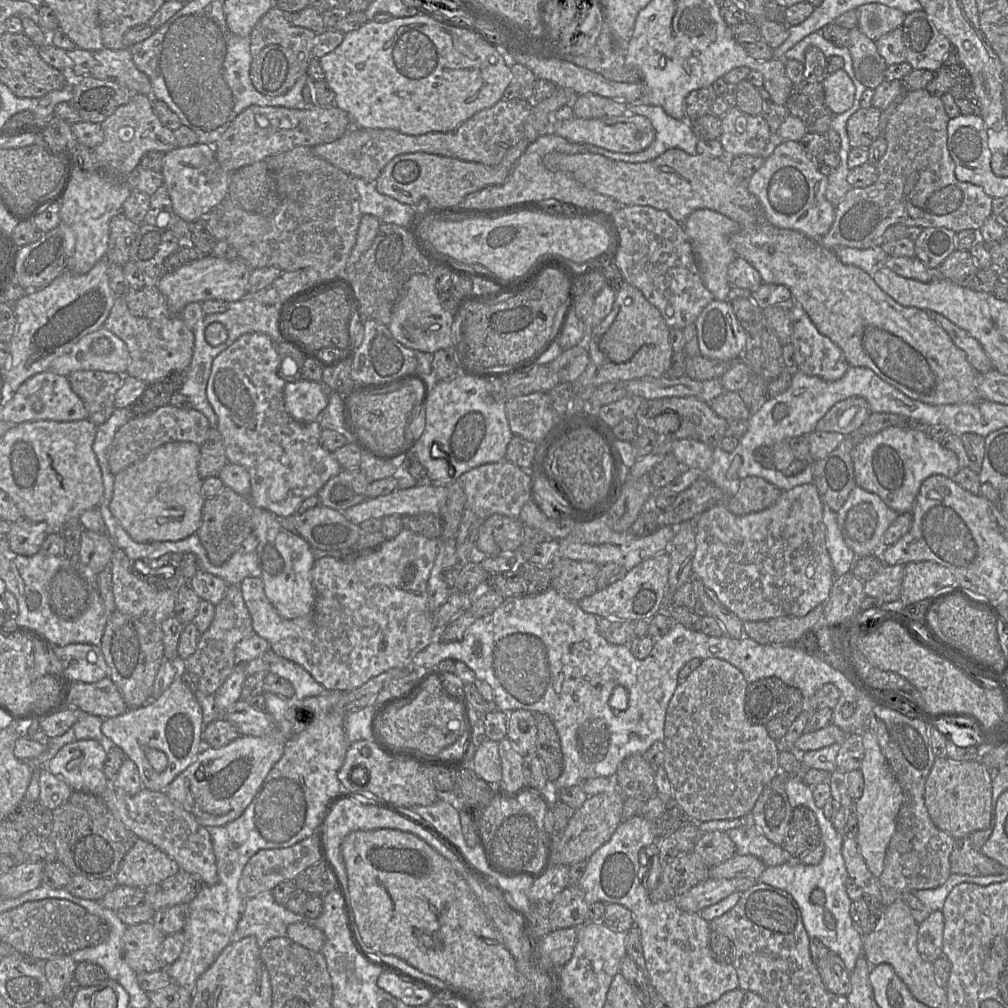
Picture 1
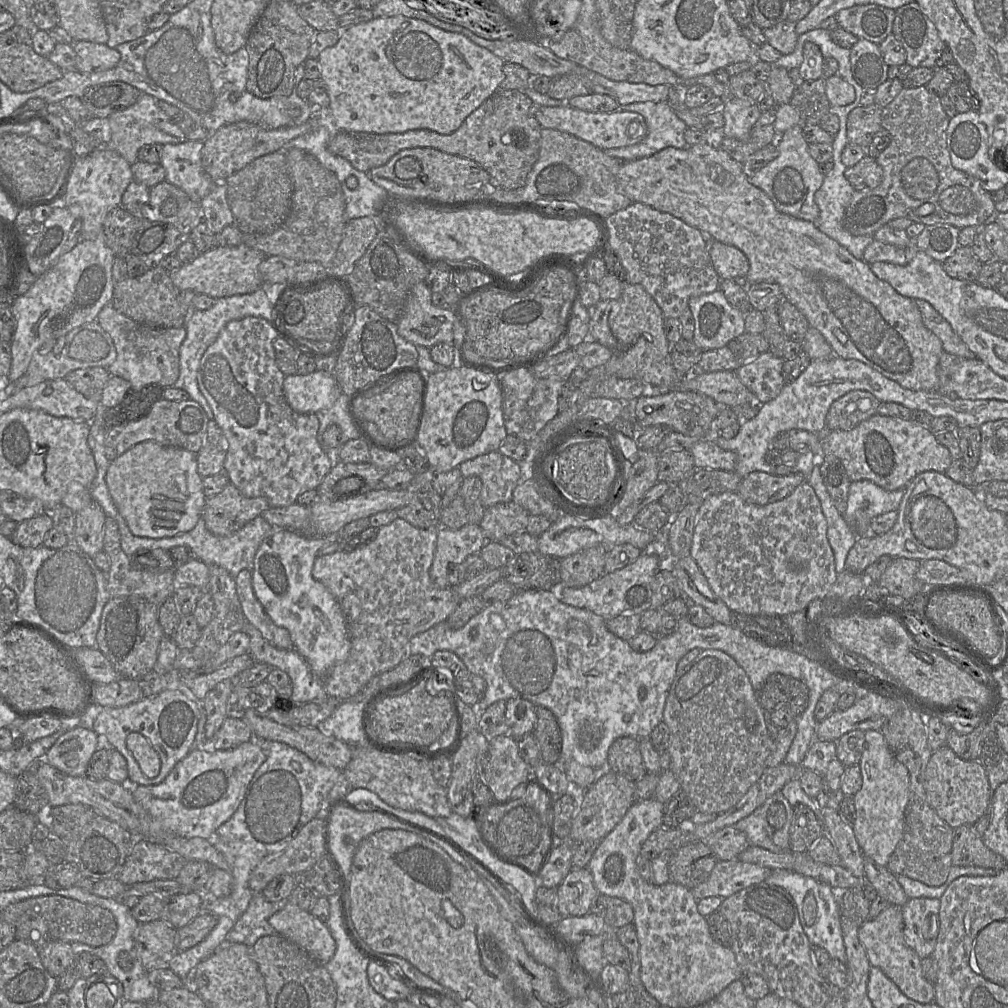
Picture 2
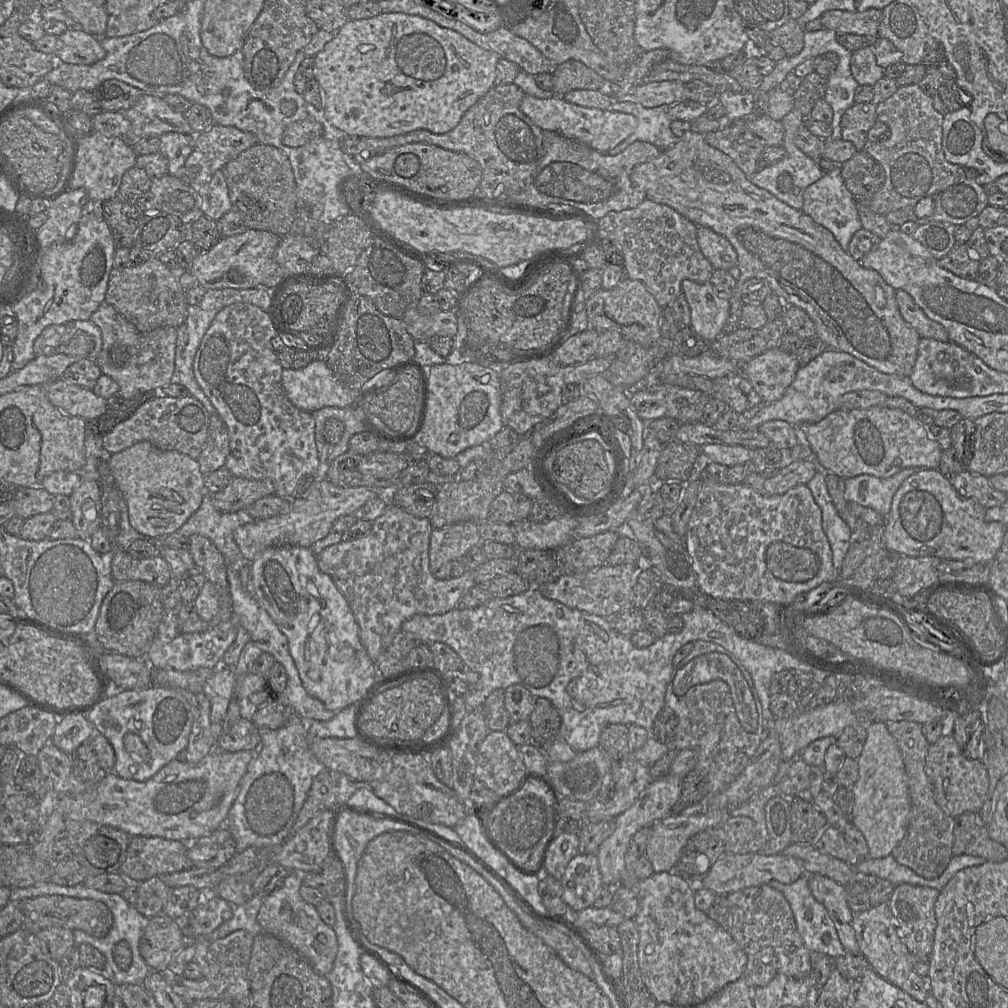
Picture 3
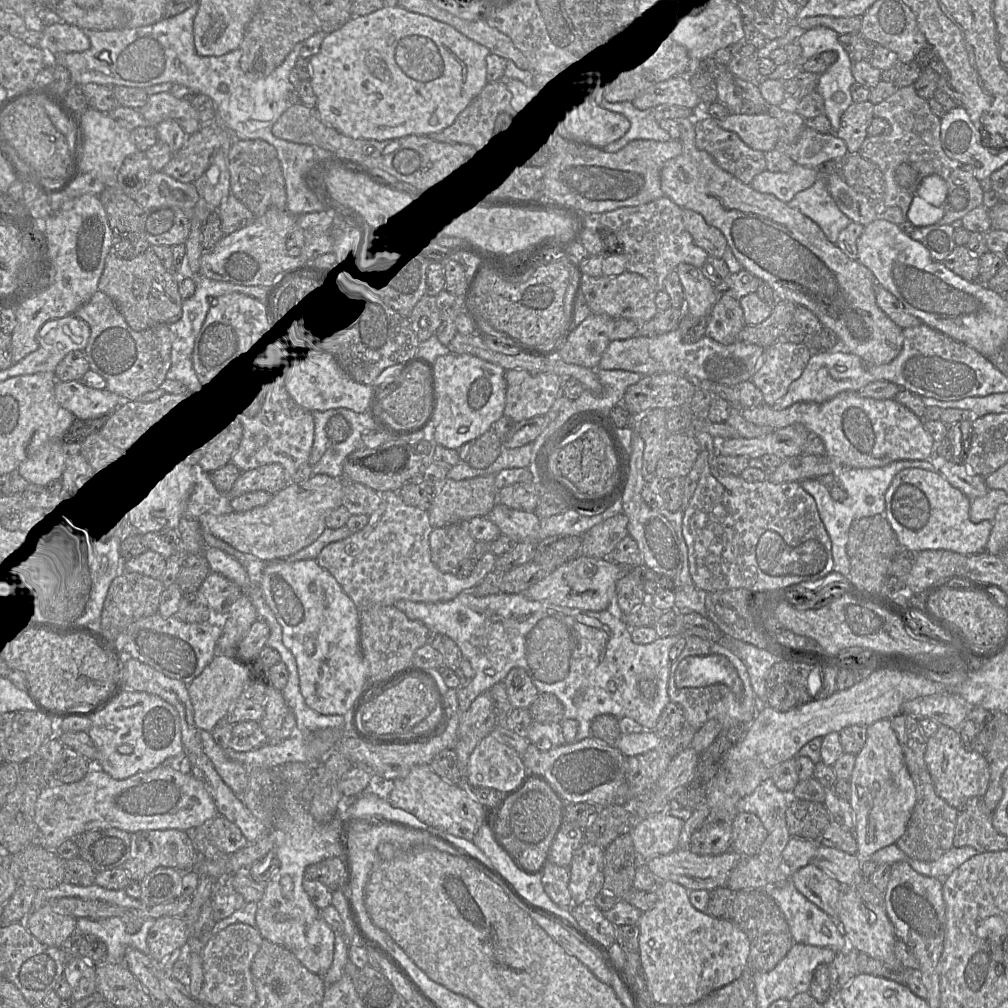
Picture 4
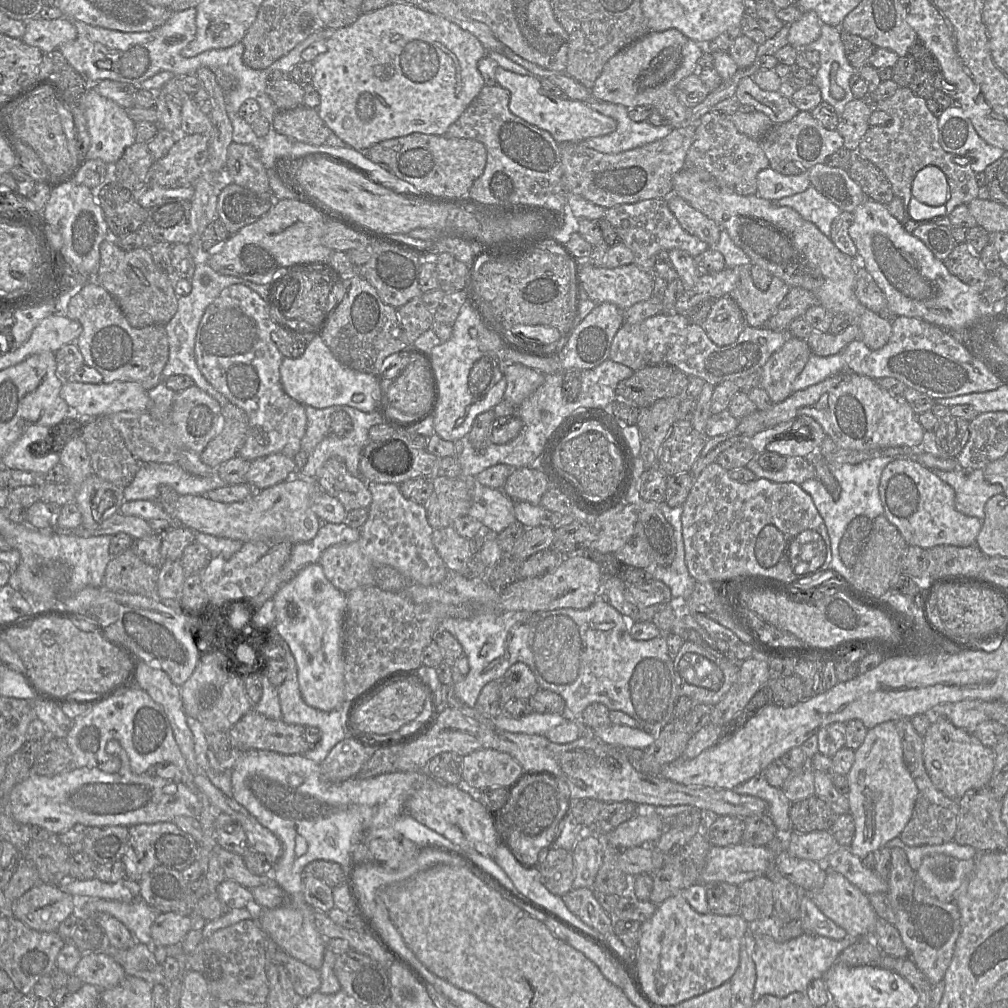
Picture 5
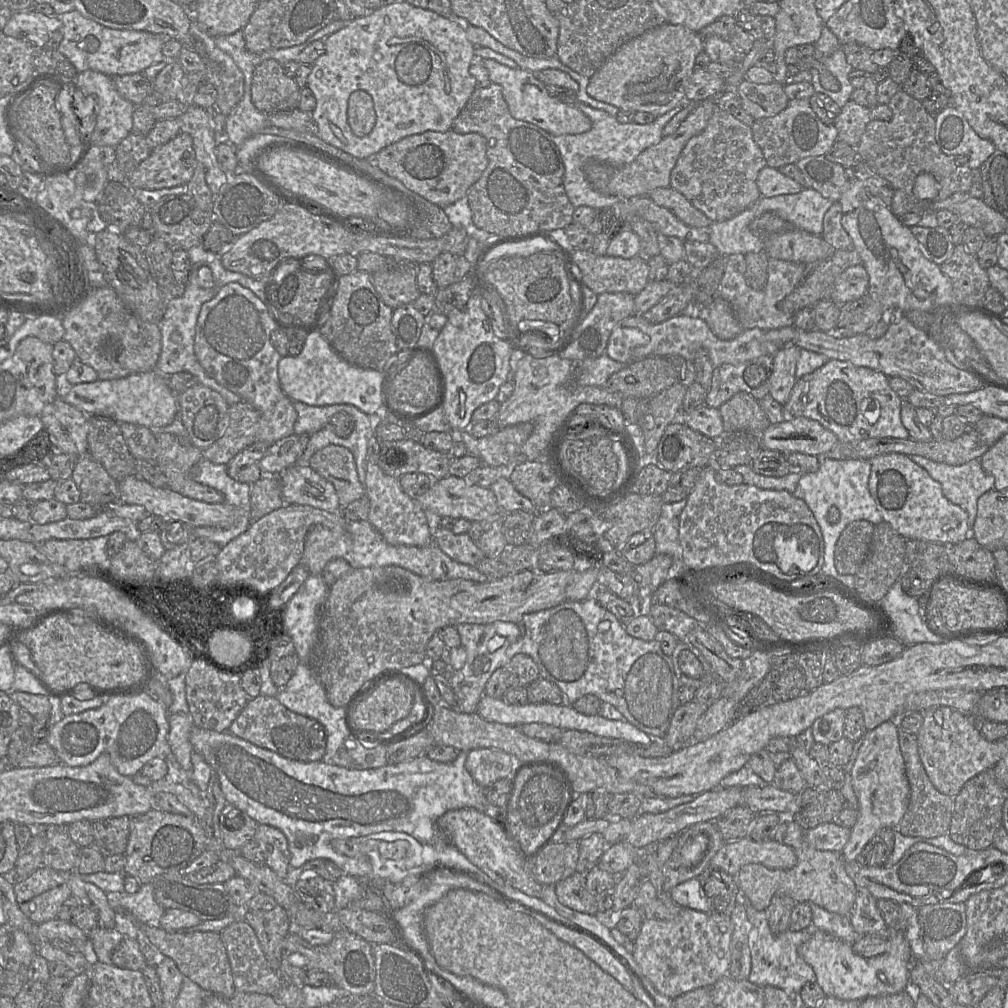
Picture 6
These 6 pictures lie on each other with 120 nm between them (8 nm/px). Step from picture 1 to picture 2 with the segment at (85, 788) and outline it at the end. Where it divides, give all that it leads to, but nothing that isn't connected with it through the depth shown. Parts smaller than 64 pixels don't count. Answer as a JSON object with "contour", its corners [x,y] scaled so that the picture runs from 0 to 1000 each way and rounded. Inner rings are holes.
{"contour":[[[65,717],[68,723],[47,745],[44,755],[73,771],[85,770],[86,760],[97,744],[96,727]]]}

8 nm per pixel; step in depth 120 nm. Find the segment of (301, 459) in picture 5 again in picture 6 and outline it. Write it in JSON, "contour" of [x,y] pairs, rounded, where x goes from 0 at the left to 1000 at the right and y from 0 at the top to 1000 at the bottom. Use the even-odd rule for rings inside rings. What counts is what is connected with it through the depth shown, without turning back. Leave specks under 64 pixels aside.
{"contour":[[[291,398],[291,404],[295,410],[295,417],[292,421],[292,430],[295,432],[310,431],[317,428],[334,409],[343,409],[339,401],[324,403],[308,403],[297,398]]]}

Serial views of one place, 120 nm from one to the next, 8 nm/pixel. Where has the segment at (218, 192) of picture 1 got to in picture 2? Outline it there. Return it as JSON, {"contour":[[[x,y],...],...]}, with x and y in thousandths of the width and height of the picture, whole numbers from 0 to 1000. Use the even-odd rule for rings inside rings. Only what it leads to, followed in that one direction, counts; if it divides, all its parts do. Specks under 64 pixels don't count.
{"contour":[[[191,139],[163,143],[159,156],[164,168],[164,179],[197,201],[214,183],[200,164],[201,145],[202,140]]]}

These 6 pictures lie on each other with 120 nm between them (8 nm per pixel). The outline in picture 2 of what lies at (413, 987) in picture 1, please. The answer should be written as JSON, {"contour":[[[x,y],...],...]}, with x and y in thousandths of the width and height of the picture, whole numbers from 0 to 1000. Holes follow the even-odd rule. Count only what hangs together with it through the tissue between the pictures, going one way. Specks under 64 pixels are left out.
{"contour":[[[367,954],[364,960],[365,972],[370,981],[389,994],[404,992],[411,979],[404,973],[389,968],[394,964],[396,963],[392,960],[384,961],[371,954]]]}

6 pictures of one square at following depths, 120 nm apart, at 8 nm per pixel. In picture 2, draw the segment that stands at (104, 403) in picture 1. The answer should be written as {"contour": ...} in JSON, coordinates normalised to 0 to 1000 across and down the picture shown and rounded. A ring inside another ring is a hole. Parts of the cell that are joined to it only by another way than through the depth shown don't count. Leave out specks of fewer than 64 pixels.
{"contour":[[[90,364],[71,368],[65,372],[64,377],[85,395],[99,400],[102,386],[109,374],[106,366]]]}

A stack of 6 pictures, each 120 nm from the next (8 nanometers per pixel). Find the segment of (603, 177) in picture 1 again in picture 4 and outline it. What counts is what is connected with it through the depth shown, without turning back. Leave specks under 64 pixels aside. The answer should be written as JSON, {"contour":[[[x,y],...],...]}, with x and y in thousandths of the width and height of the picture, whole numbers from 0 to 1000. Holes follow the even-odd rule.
{"contour":[[[675,117],[671,120],[675,129],[677,152],[663,159],[656,168],[655,182],[659,194],[677,207],[693,211],[701,222],[713,227],[736,267],[762,281],[770,297],[802,306],[811,313],[816,325],[826,327],[831,333],[831,340],[822,348],[848,351],[857,361],[881,361],[888,356],[896,344],[896,326],[870,303],[866,271],[851,258],[843,257],[819,235],[811,221],[793,208],[783,205],[766,192],[752,190],[736,182],[712,165],[704,153],[692,148],[689,143],[688,117]],[[716,294],[702,313],[700,332],[710,339],[723,342],[730,338],[739,322],[734,300],[724,294]]]}

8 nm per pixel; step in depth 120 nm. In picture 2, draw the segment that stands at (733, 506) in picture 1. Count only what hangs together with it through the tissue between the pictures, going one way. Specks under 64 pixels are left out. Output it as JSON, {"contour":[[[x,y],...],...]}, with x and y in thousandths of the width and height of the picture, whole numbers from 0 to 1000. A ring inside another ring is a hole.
{"contour":[[[747,467],[736,475],[730,488],[741,499],[760,501],[781,493],[799,477],[799,473],[791,468],[781,471],[765,471]]]}

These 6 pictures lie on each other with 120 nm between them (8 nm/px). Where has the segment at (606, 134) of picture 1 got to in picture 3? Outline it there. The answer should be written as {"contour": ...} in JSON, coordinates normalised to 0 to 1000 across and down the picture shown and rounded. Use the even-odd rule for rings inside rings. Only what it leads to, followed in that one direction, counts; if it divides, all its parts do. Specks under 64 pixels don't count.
{"contour":[[[522,93],[517,110],[538,129],[546,129],[576,141],[596,152],[602,152],[624,136],[632,127],[632,117],[624,112],[584,107],[565,102],[558,95],[533,97]]]}

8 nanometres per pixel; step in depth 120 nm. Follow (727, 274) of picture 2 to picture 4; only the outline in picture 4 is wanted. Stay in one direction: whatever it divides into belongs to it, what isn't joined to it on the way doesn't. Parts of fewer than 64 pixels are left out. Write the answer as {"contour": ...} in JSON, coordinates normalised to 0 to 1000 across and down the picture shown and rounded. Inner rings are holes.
{"contour":[[[677,208],[677,219],[681,228],[685,231],[688,241],[698,247],[702,254],[716,256],[722,245],[719,234],[708,224],[701,222],[693,211],[684,208]]]}

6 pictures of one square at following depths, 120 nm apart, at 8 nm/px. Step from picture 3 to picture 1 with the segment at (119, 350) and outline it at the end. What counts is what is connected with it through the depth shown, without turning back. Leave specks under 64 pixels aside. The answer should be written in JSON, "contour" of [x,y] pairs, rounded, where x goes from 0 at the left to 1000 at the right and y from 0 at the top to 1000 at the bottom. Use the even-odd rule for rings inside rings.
{"contour":[[[123,294],[114,295],[112,305],[102,324],[121,336],[128,347],[129,360],[126,371],[152,380],[174,368],[185,368],[192,348],[192,331],[180,313],[169,313],[164,317],[153,317],[132,313]]]}

